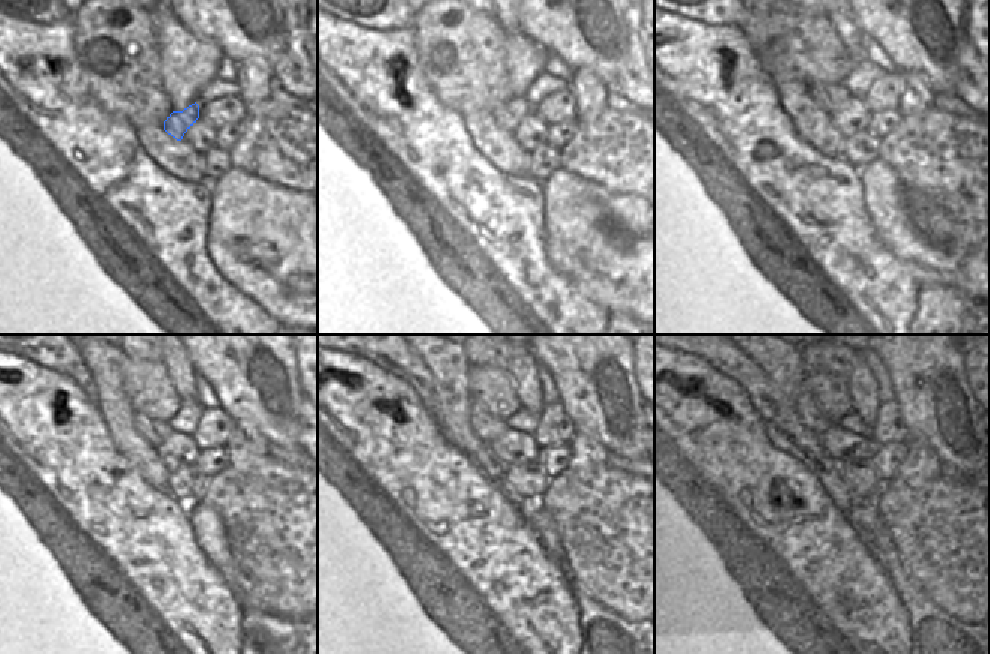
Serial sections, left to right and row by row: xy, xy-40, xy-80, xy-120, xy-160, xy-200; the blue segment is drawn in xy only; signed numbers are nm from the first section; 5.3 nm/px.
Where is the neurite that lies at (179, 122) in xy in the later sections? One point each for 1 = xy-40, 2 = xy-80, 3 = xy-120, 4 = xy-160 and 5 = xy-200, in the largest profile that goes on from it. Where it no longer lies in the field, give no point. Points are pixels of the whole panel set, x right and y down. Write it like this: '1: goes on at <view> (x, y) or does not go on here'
1: goes on at xy-40 (507, 116)
2: goes on at xy-80 (830, 96)
3: goes on at xy-120 (155, 431)
4: goes on at xy-160 (485, 425)
5: goes on at xy-200 (810, 414)

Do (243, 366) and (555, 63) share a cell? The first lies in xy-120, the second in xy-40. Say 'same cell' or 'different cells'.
different cells

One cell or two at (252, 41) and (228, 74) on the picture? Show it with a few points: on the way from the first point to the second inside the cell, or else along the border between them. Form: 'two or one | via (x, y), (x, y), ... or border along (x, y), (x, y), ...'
two | border along (224, 56), (236, 62)

